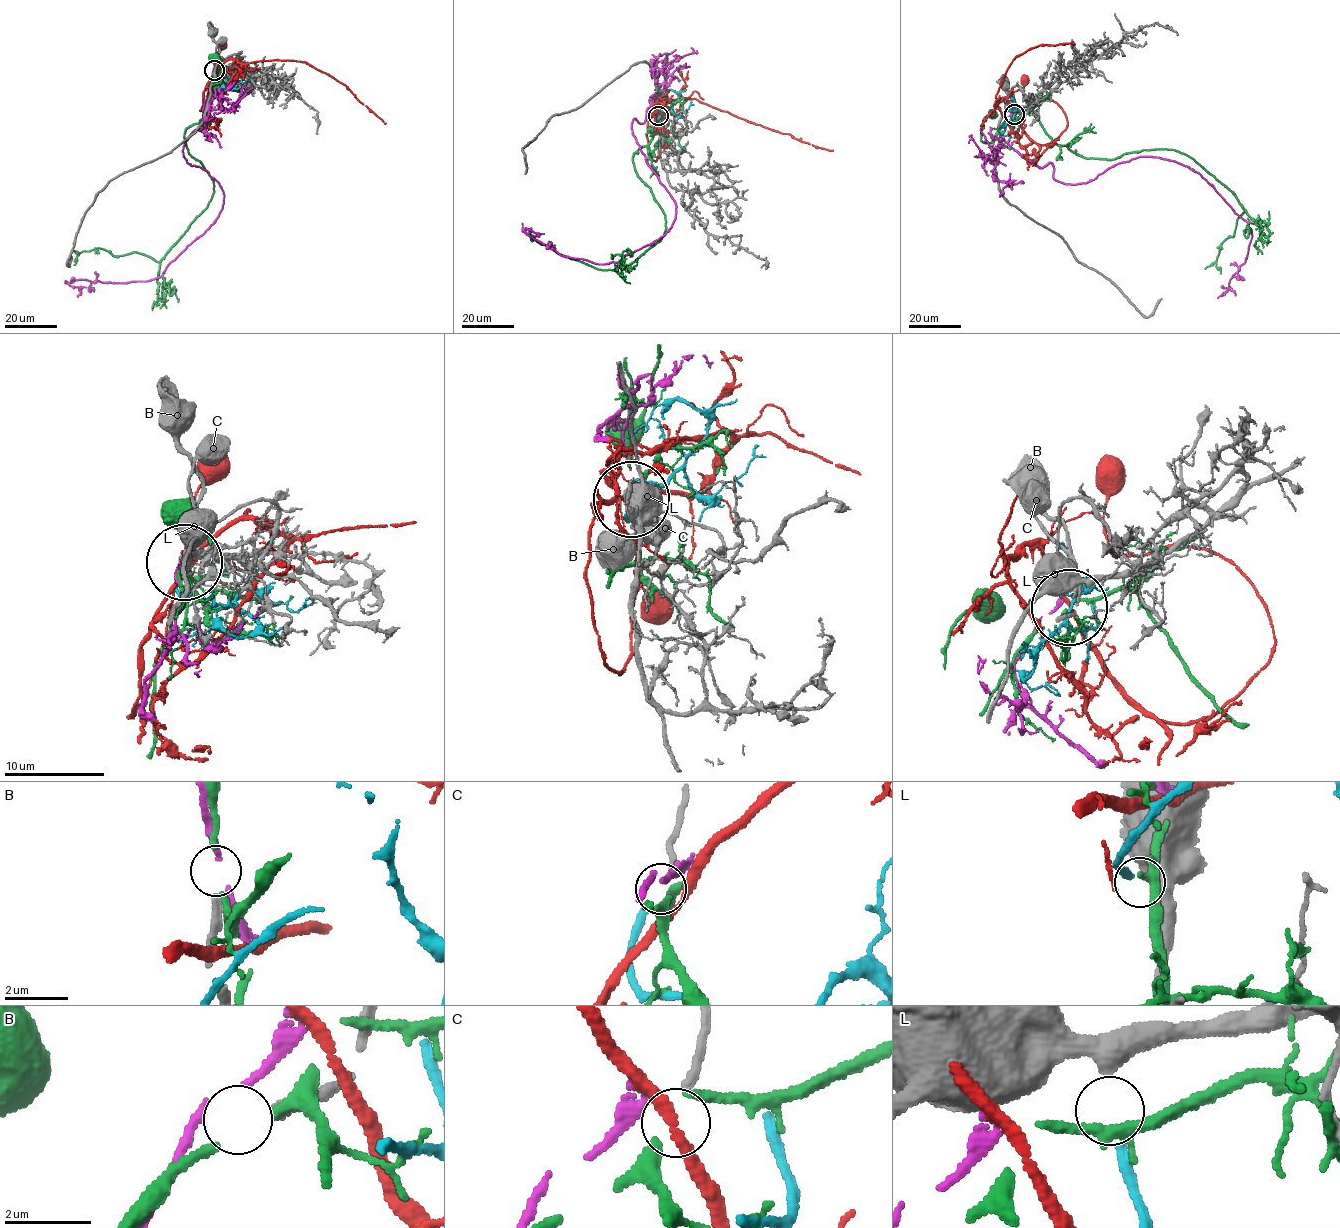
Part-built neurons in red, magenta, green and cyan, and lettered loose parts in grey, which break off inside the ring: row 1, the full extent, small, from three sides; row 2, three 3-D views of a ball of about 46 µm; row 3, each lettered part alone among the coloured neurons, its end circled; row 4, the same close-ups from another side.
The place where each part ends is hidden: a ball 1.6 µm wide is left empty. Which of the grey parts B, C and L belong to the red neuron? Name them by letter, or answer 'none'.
none

